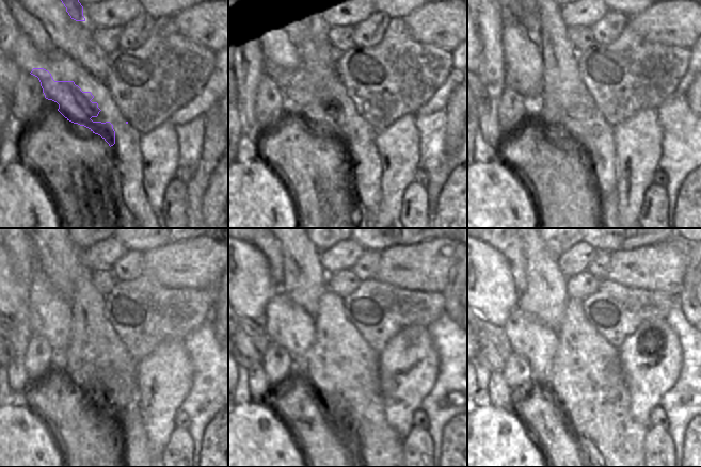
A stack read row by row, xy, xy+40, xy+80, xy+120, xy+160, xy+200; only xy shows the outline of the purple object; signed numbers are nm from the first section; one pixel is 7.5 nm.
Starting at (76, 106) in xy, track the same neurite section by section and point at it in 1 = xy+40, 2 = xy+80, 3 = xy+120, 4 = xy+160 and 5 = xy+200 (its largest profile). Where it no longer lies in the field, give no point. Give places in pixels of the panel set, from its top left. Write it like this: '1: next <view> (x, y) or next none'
1: next xy+40 (319, 59)
2: next xy+80 (560, 60)
3: next xy+120 (114, 392)
4: next xy+160 (351, 397)
5: next xy+200 (594, 403)

